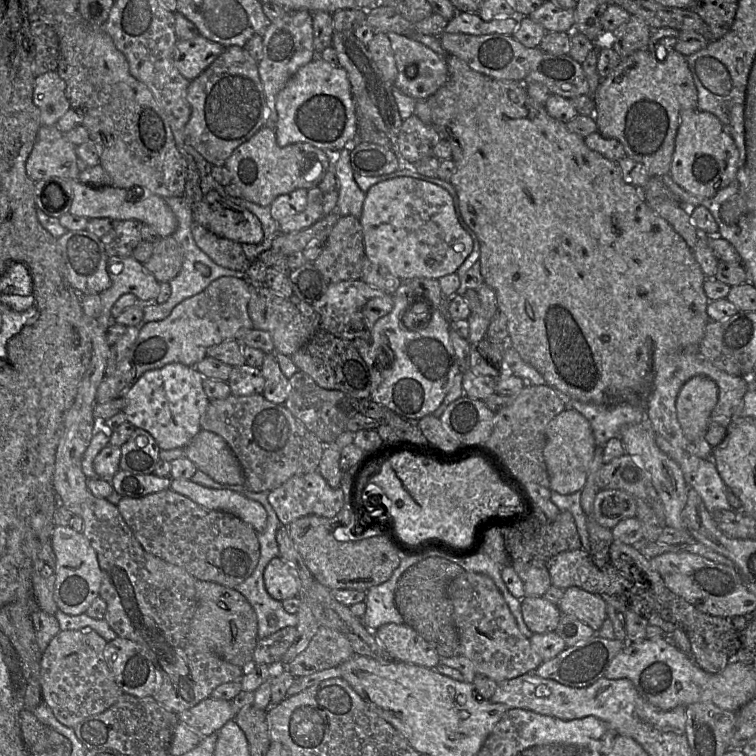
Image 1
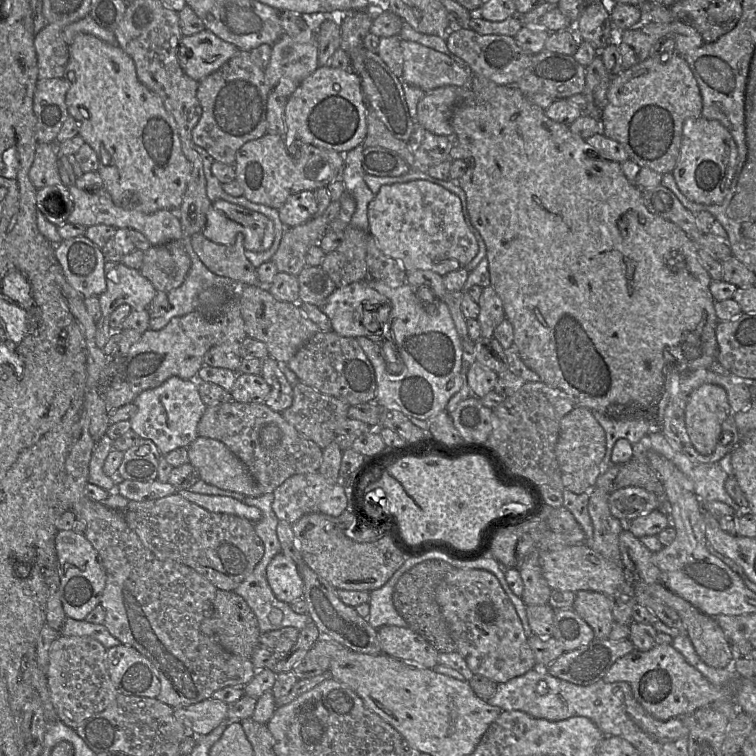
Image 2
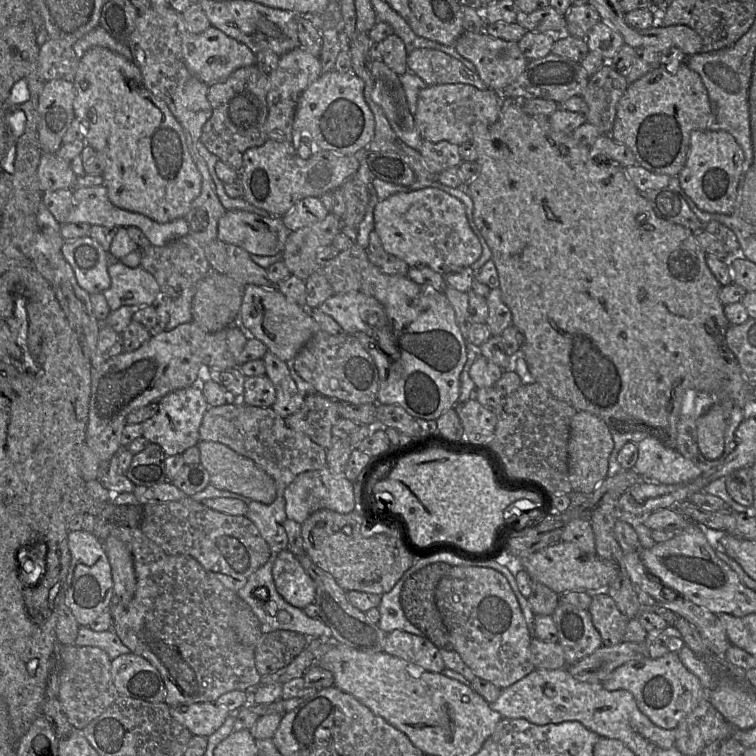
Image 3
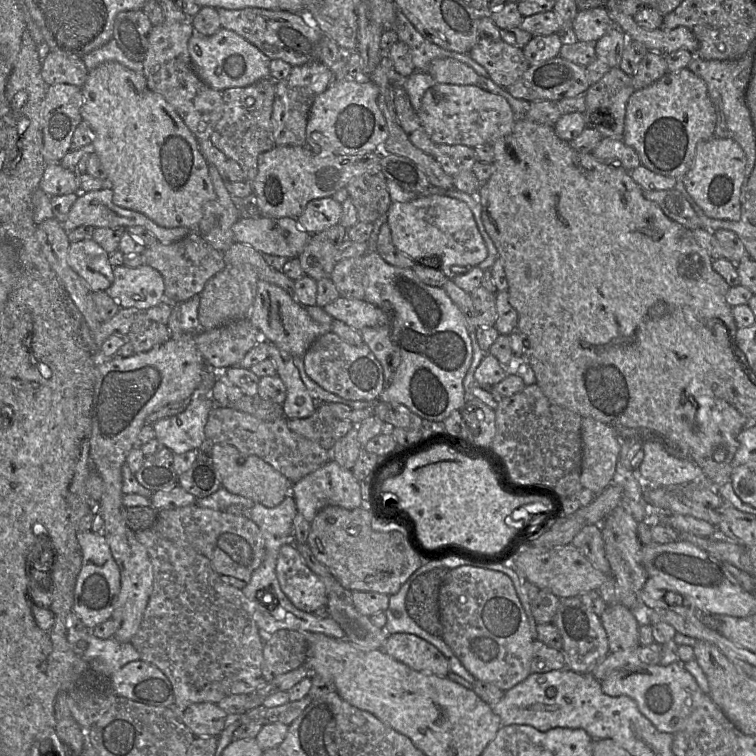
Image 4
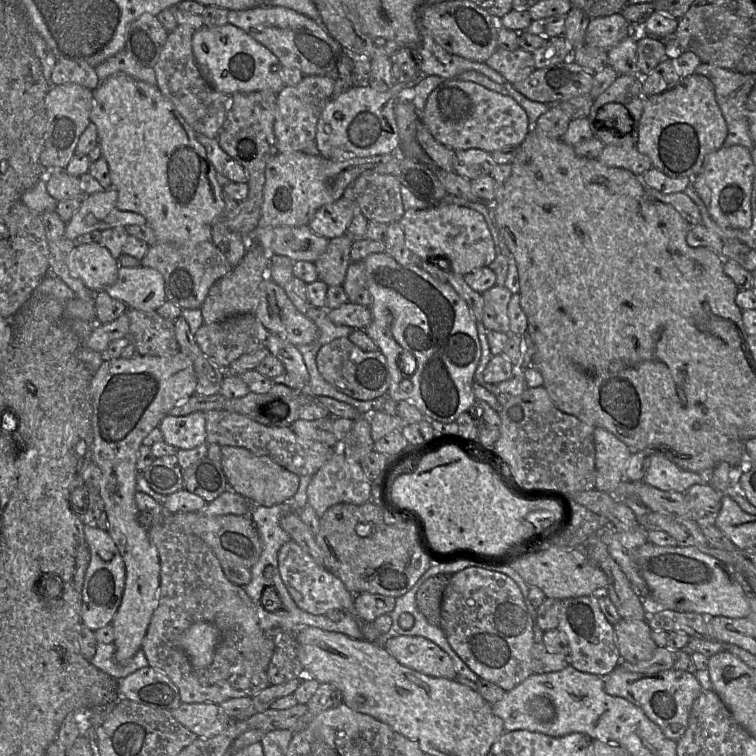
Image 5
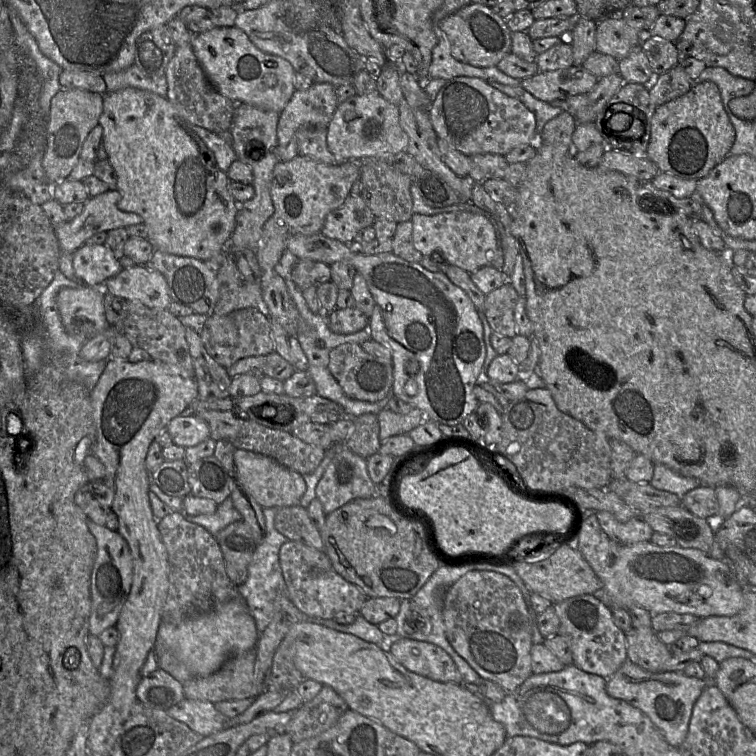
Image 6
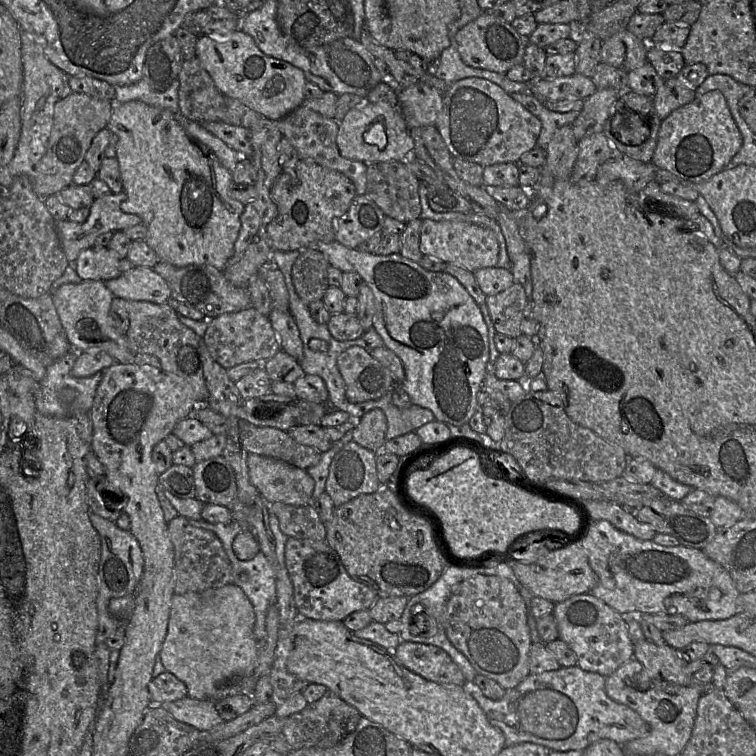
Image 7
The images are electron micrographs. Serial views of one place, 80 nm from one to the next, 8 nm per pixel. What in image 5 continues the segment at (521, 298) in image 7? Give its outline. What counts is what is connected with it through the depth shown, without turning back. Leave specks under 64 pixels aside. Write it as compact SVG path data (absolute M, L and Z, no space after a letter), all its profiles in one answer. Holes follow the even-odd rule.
M493 286L482 293L484 300L482 323L487 330L509 333L508 304L512 292L505 286Z

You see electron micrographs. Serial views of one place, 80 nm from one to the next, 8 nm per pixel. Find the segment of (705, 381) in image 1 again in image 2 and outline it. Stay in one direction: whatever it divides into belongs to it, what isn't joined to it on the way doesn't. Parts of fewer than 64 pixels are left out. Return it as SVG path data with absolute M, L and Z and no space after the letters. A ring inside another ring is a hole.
M703 384L693 390L688 397L685 408L685 425L691 443L695 449L703 454L711 454L724 431L724 423L731 418L731 409L727 400L726 391L717 384Z

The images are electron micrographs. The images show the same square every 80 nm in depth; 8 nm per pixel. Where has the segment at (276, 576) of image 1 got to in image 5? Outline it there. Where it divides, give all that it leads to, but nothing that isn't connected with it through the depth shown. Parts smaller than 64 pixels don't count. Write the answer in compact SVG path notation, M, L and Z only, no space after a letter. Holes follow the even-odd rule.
M295 541L282 545L278 554L278 569L283 583L295 604L313 615L326 615L328 611L340 610L352 613L354 594L343 582L325 567L317 564L313 557Z

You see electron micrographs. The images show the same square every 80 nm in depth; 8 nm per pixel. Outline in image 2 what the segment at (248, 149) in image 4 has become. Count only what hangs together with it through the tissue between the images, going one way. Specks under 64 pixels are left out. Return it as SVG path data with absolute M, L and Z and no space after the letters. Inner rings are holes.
M240 50L218 70L200 80L197 99L202 114L192 130L192 140L215 161L234 166L238 150L245 143L259 139L268 132L265 74L247 51Z

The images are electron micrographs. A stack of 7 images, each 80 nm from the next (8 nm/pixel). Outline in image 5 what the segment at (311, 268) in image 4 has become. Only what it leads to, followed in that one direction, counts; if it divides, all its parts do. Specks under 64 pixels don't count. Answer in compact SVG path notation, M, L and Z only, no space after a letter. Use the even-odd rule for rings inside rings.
M346 234L329 240L323 254L314 262L318 279L328 286L342 286L352 262L350 251L353 240Z

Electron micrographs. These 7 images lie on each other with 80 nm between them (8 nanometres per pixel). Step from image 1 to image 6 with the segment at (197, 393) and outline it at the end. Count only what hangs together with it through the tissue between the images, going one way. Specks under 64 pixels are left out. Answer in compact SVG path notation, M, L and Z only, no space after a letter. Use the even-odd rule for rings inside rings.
M184 413L173 418L167 425L174 445L184 448L195 446L210 438L210 429L205 420L197 414Z

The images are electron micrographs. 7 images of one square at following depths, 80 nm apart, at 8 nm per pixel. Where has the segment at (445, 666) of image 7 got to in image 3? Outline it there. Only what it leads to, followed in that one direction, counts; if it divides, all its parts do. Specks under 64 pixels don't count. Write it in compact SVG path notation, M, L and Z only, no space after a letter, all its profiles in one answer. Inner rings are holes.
M402 630L386 634L384 652L428 672L441 673L446 668L439 649L429 639Z

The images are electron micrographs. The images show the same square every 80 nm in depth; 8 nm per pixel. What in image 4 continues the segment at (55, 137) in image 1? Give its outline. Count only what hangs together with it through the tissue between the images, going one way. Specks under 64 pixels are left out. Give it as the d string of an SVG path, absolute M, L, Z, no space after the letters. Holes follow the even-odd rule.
M48 163L40 181L40 188L50 197L80 192L79 174L60 163Z

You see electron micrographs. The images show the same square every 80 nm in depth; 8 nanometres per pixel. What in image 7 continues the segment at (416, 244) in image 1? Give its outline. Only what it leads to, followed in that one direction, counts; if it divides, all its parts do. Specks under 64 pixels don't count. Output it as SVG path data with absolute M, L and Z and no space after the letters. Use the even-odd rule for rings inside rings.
M422 219L419 248L425 256L455 264L470 272L495 267L498 262L499 244L495 233L470 222Z

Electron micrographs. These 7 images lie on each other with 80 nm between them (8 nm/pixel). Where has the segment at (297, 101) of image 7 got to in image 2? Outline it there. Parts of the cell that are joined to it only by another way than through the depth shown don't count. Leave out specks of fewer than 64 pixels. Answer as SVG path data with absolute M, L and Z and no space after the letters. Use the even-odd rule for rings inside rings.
M204 29L182 36L177 50L179 65L192 79L200 81L218 70L240 51L235 45Z

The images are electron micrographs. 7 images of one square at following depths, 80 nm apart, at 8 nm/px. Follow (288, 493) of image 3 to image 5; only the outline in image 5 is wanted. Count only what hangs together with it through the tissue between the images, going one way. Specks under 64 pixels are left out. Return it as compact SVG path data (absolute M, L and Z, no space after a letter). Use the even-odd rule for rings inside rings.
M335 450L332 457L311 477L307 487L308 505L321 517L331 506L338 503L362 505L371 500L372 481L365 476L359 461L347 459L339 450Z

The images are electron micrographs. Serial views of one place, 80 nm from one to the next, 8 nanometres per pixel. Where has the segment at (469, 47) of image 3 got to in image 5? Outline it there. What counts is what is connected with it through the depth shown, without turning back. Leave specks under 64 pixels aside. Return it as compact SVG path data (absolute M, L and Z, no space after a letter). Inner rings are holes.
M498 48L485 63L511 84L525 79L536 69L532 53L523 49Z

